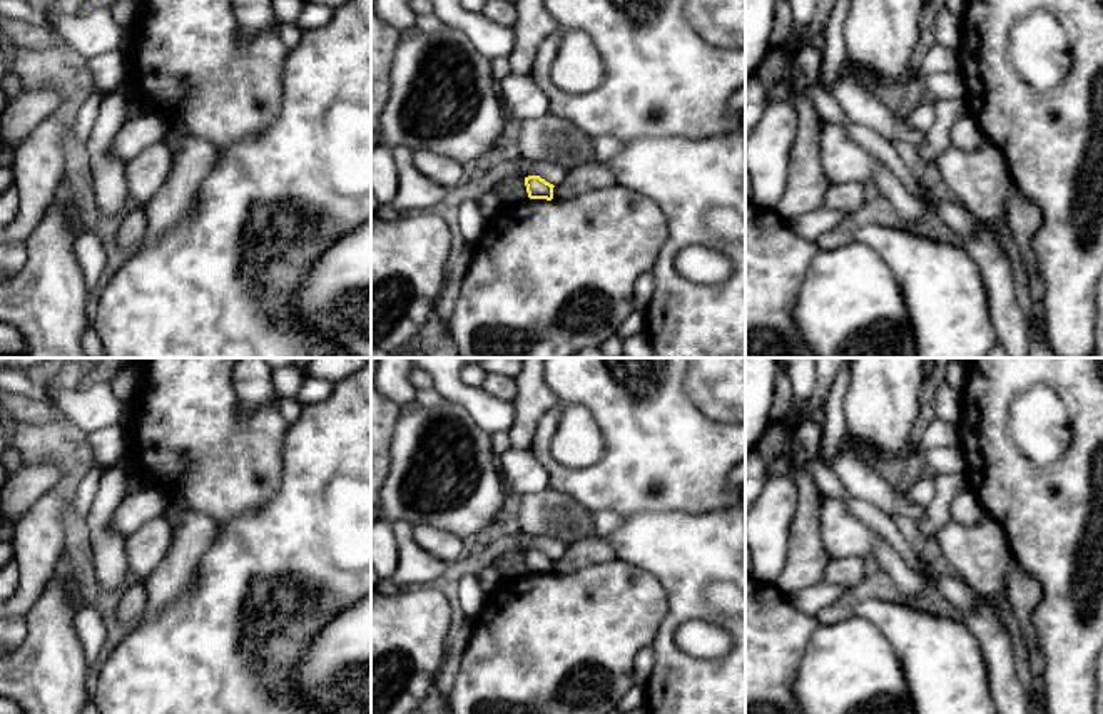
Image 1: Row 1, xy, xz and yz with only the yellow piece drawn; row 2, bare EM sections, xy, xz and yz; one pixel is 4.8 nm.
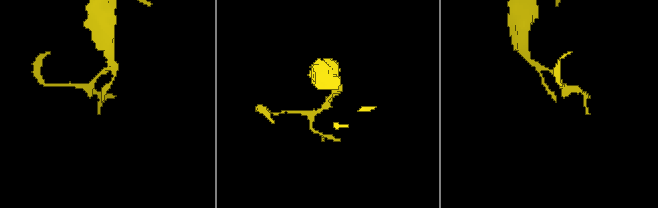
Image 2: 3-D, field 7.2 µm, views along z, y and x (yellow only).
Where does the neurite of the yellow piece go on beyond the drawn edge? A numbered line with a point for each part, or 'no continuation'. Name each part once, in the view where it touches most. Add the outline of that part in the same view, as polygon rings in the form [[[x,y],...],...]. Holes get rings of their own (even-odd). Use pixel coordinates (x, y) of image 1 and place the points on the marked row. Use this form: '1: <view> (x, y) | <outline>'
no continuation

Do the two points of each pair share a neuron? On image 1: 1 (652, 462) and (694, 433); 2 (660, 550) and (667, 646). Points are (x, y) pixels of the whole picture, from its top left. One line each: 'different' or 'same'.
1: same
2: same

